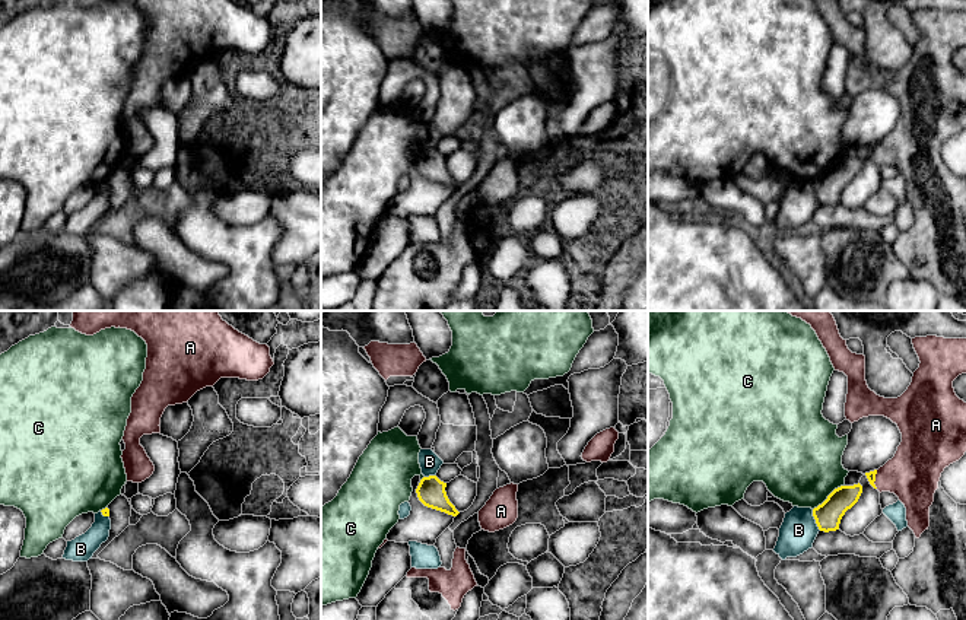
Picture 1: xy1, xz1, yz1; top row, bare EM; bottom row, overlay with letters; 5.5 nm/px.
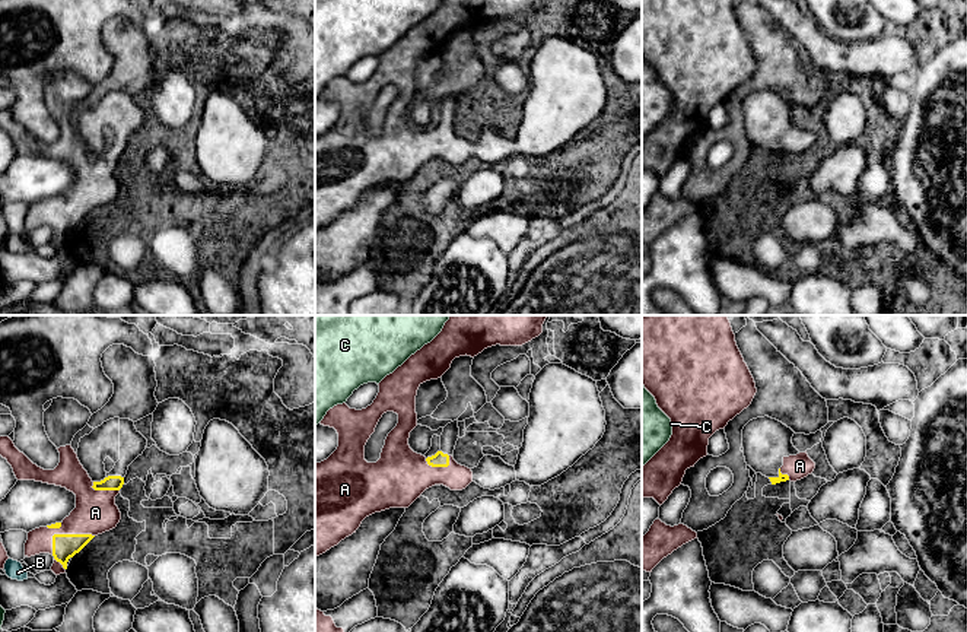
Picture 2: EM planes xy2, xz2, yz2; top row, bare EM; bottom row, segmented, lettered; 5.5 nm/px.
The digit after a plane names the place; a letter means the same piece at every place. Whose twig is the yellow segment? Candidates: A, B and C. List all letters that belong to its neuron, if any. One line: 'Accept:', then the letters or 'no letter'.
Accept: A

